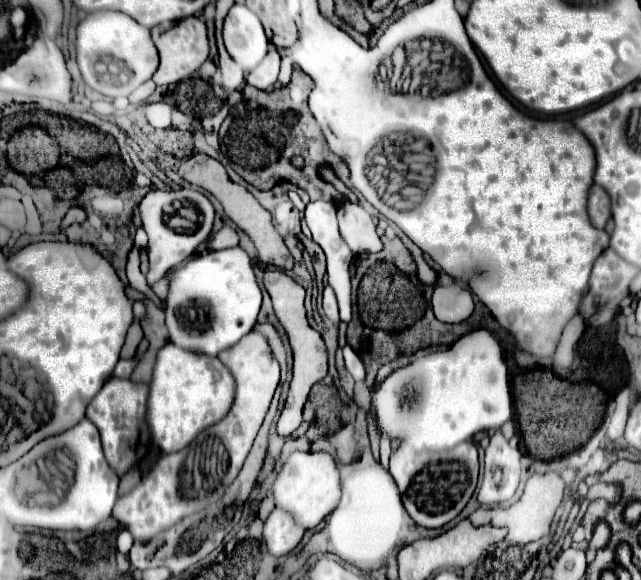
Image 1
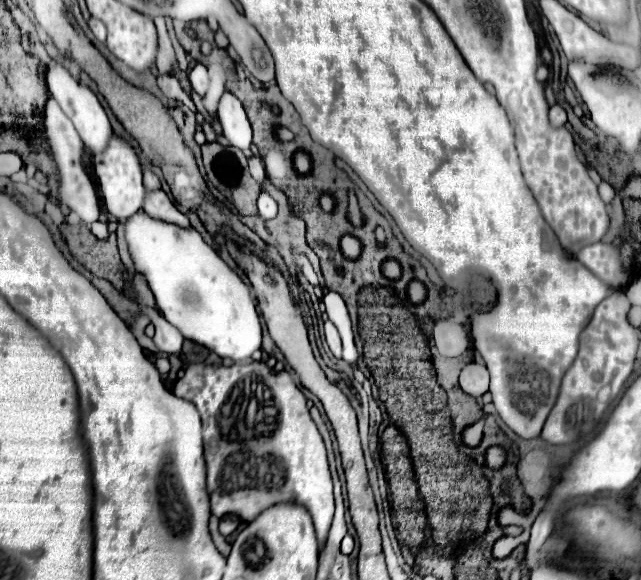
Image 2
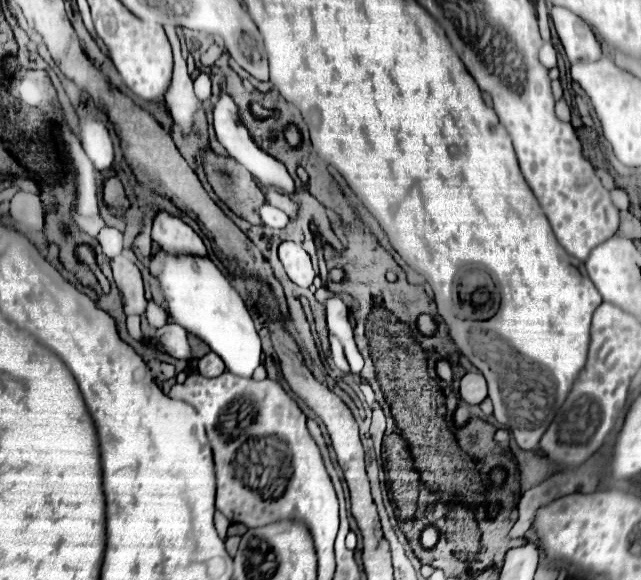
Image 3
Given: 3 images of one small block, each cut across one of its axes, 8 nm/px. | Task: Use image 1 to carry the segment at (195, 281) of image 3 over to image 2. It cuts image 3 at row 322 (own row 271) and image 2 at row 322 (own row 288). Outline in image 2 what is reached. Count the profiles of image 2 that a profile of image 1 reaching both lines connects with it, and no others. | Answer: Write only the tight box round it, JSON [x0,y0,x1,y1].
[124,210,262,362]

